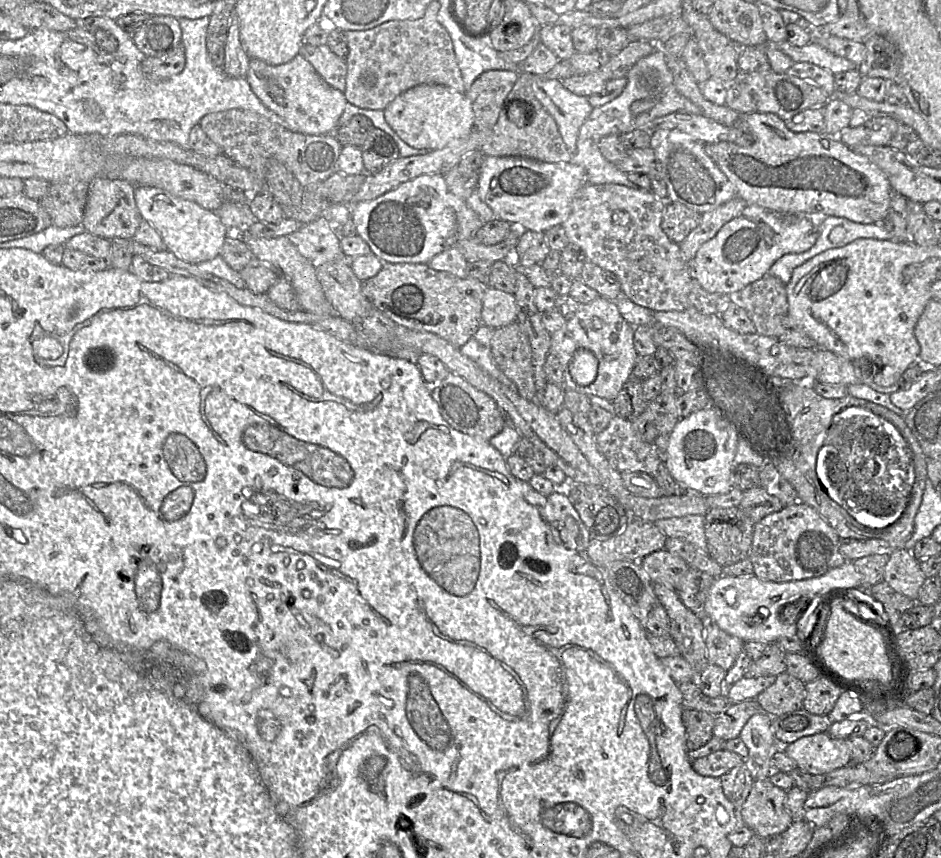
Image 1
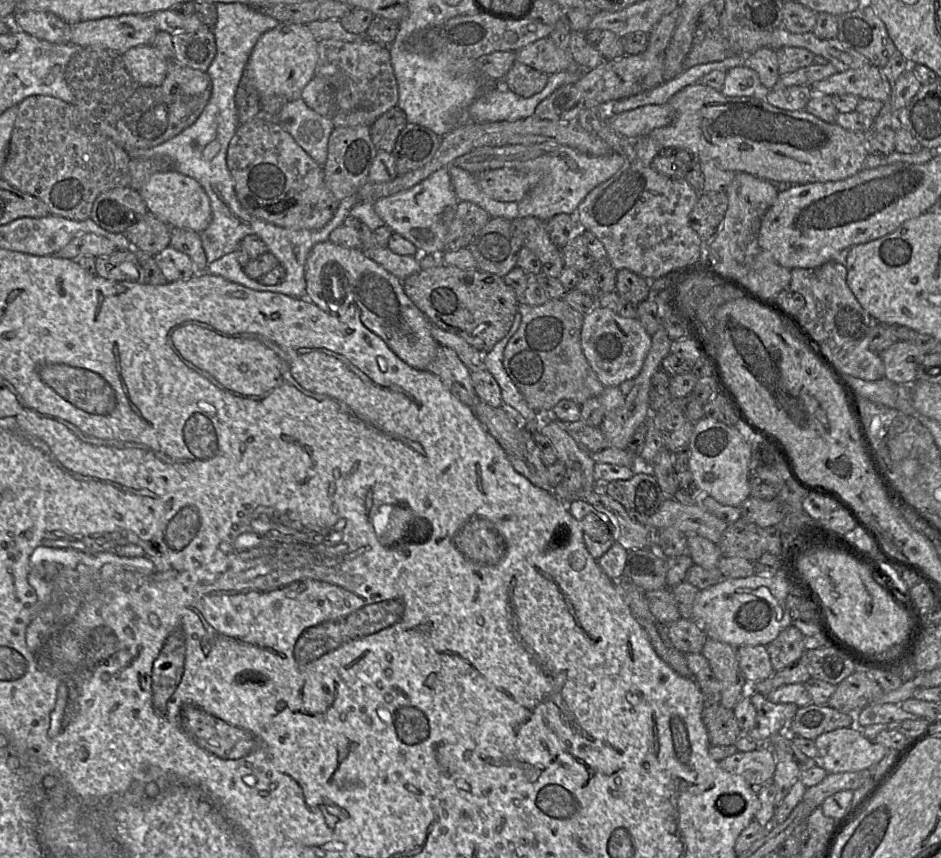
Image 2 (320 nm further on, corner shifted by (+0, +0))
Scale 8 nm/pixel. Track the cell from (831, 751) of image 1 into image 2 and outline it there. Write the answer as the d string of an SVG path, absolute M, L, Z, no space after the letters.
M856 725L823 733L814 742L819 752L818 759L814 759L816 765L821 765L828 773L872 768L890 751L868 740Z

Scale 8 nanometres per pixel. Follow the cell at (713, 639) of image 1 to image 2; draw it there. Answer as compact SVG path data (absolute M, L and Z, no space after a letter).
M764 645L738 647L737 660L748 684L764 680L775 672Z

